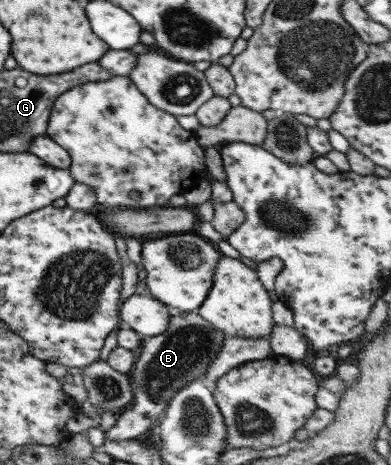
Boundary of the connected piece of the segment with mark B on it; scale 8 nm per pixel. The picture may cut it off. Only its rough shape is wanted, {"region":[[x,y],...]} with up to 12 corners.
{"region":[[195,310],[143,337],[126,376],[130,408],[108,440],[136,439],[225,336]]}

